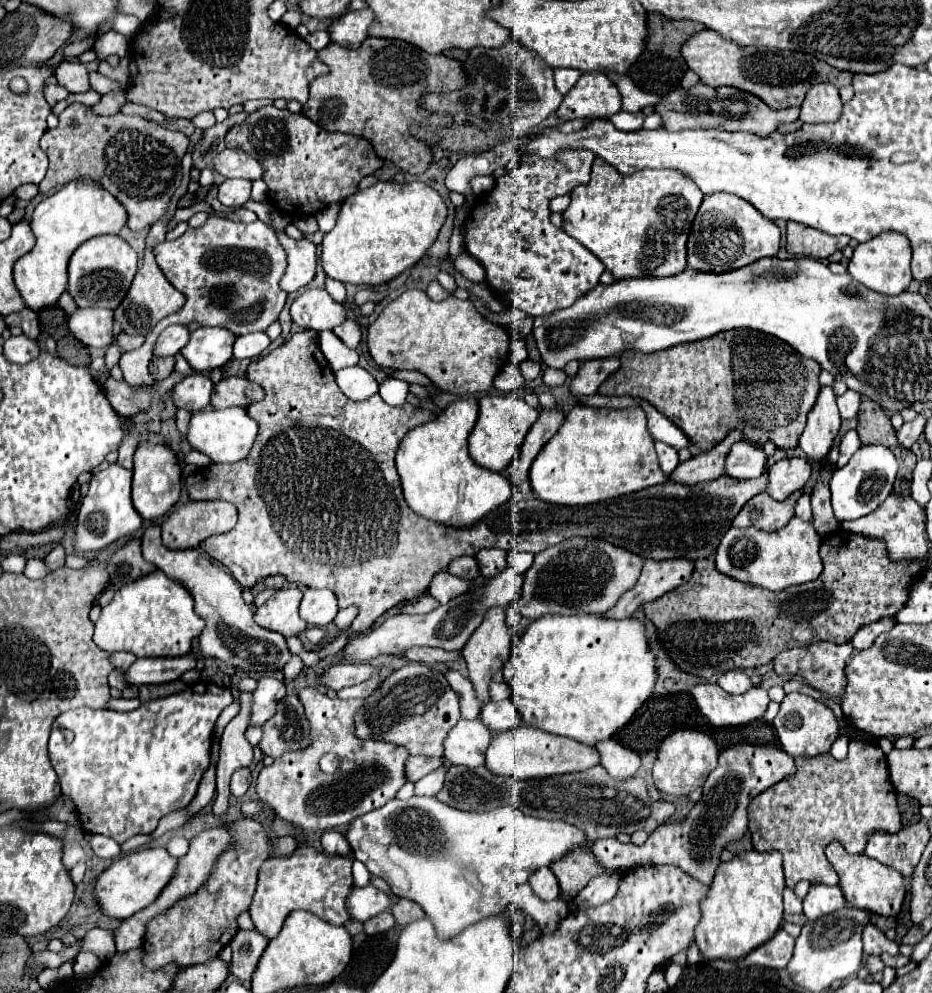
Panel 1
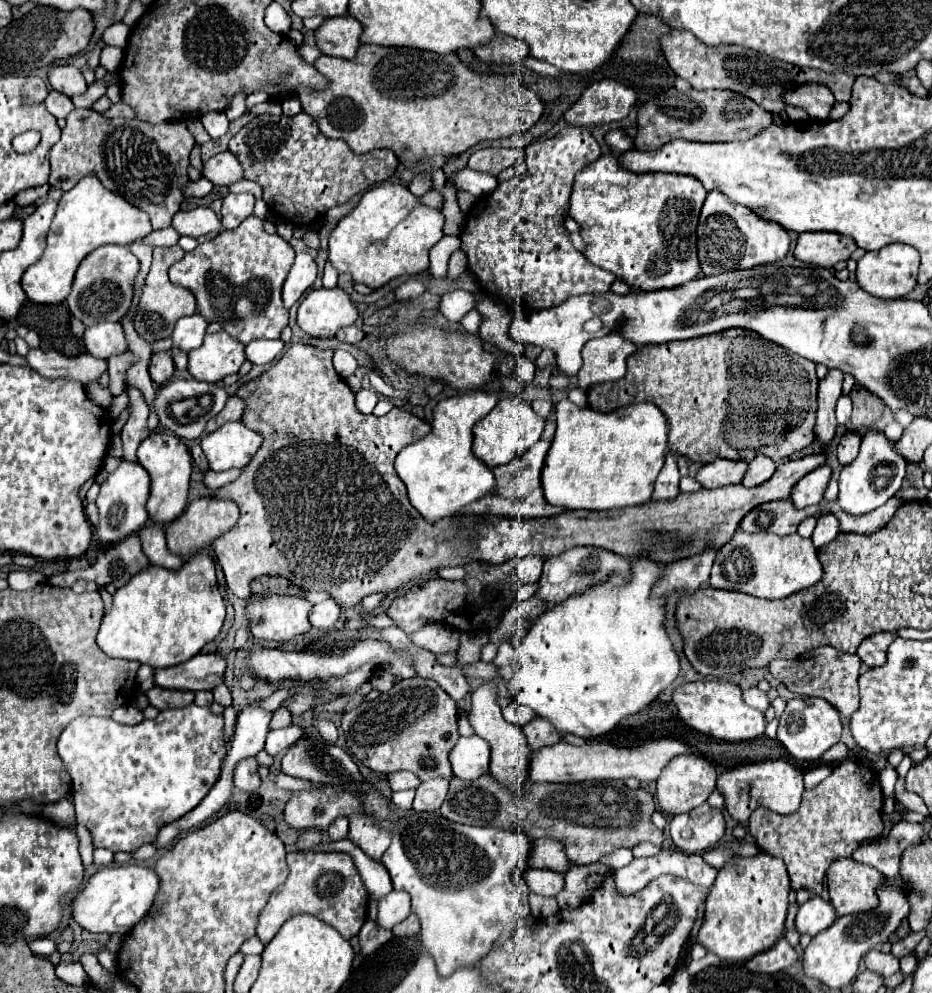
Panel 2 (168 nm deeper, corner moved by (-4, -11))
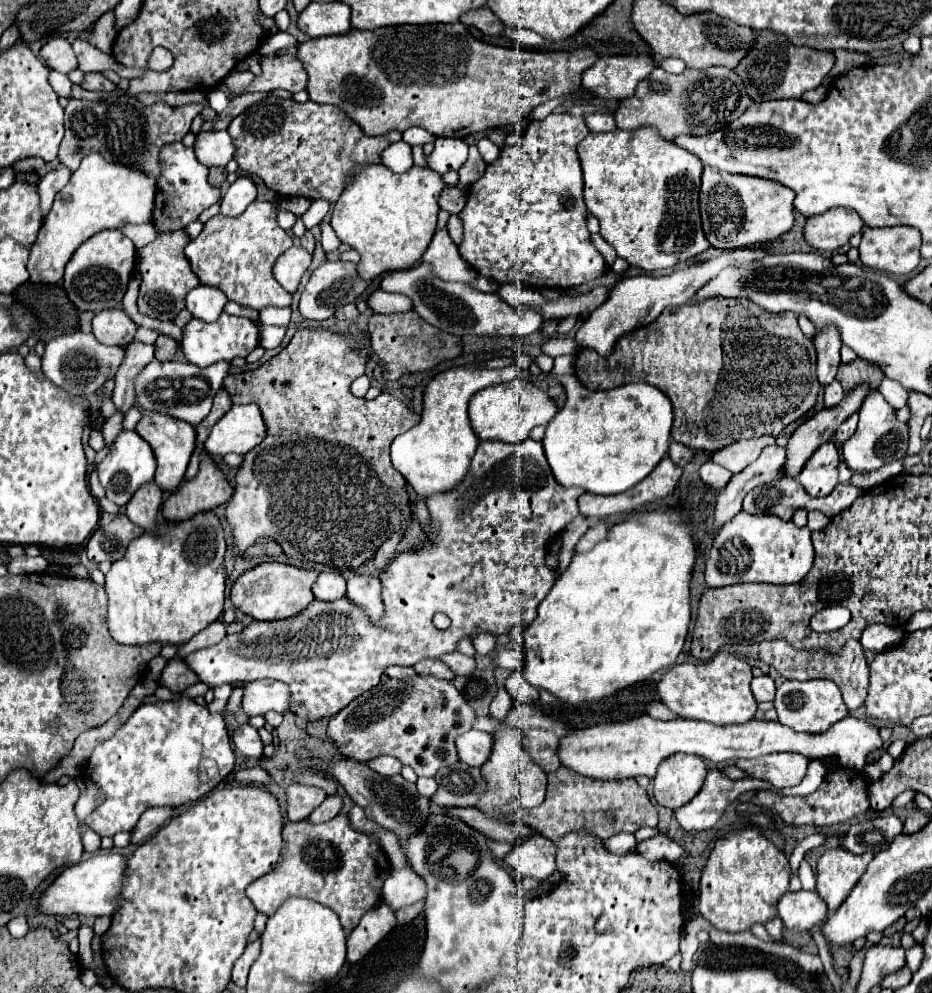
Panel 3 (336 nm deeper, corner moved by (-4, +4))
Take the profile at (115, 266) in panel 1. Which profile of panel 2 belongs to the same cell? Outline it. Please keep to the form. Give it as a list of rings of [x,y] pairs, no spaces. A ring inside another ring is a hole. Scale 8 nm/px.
[[[99,246],[79,264],[71,294],[67,296],[67,306],[75,318],[79,318],[85,326],[93,326],[99,322],[119,322],[133,298],[133,278],[137,276],[139,260],[131,254],[129,246]]]

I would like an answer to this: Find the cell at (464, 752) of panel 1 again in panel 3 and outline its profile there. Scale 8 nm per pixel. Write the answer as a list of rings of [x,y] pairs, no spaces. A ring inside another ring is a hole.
[[[471,729],[463,735],[459,735],[455,745],[457,745],[459,761],[463,761],[471,767],[481,767],[487,761],[487,757],[491,755],[493,737],[491,737],[491,733]]]

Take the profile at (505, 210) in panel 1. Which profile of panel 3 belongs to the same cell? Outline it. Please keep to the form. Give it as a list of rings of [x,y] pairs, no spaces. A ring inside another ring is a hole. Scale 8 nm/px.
[[[551,113],[543,121],[531,121],[517,147],[505,147],[499,159],[487,165],[483,177],[469,187],[467,205],[461,211],[463,241],[461,257],[479,273],[497,283],[529,285],[535,289],[577,287],[601,277],[607,269],[603,255],[591,245],[585,227],[587,207],[583,203],[583,177],[577,157],[577,143],[589,135],[583,117],[567,113]]]

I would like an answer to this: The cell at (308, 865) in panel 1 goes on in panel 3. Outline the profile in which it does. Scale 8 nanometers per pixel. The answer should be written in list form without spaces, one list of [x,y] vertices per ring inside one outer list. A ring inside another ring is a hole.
[[[337,815],[323,825],[311,825],[309,821],[287,823],[283,829],[279,865],[253,881],[247,887],[247,897],[253,901],[255,909],[267,917],[271,917],[289,897],[315,899],[333,909],[339,915],[343,929],[349,933],[357,927],[359,919],[381,901],[381,887],[389,873],[389,861],[377,845],[377,839],[355,831],[349,825],[347,815]]]

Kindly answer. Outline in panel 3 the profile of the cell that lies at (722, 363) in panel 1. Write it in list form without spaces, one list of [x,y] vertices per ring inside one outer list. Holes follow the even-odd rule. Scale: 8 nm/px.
[[[709,299],[709,301],[703,301],[699,305],[681,305],[681,307],[667,307],[655,323],[647,325],[647,327],[641,327],[639,331],[633,331],[633,333],[627,333],[623,335],[613,353],[609,357],[601,357],[597,355],[595,351],[591,349],[581,349],[581,353],[577,353],[575,357],[575,377],[591,391],[605,391],[605,389],[615,389],[619,385],[627,385],[627,383],[635,383],[635,381],[645,381],[653,387],[657,387],[659,391],[663,391],[671,403],[673,403],[673,413],[675,413],[675,419],[673,419],[673,431],[671,431],[671,437],[677,441],[677,443],[683,443],[691,449],[701,449],[701,451],[719,451],[723,449],[725,445],[729,443],[735,443],[743,437],[761,437],[761,435],[771,435],[771,437],[779,437],[779,433],[795,423],[797,419],[805,417],[817,403],[817,395],[819,395],[819,381],[817,381],[817,375],[815,375],[815,347],[811,341],[807,341],[797,325],[797,315],[793,313],[785,313],[785,315],[773,315],[773,313],[767,313],[763,309],[759,309],[755,303],[747,301],[747,299]]]

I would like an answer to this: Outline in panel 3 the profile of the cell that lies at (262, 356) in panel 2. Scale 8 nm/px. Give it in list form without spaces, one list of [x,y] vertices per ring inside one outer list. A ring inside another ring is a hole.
[[[259,323],[259,345],[263,349],[275,349],[285,337],[285,331],[285,327],[267,327]]]

